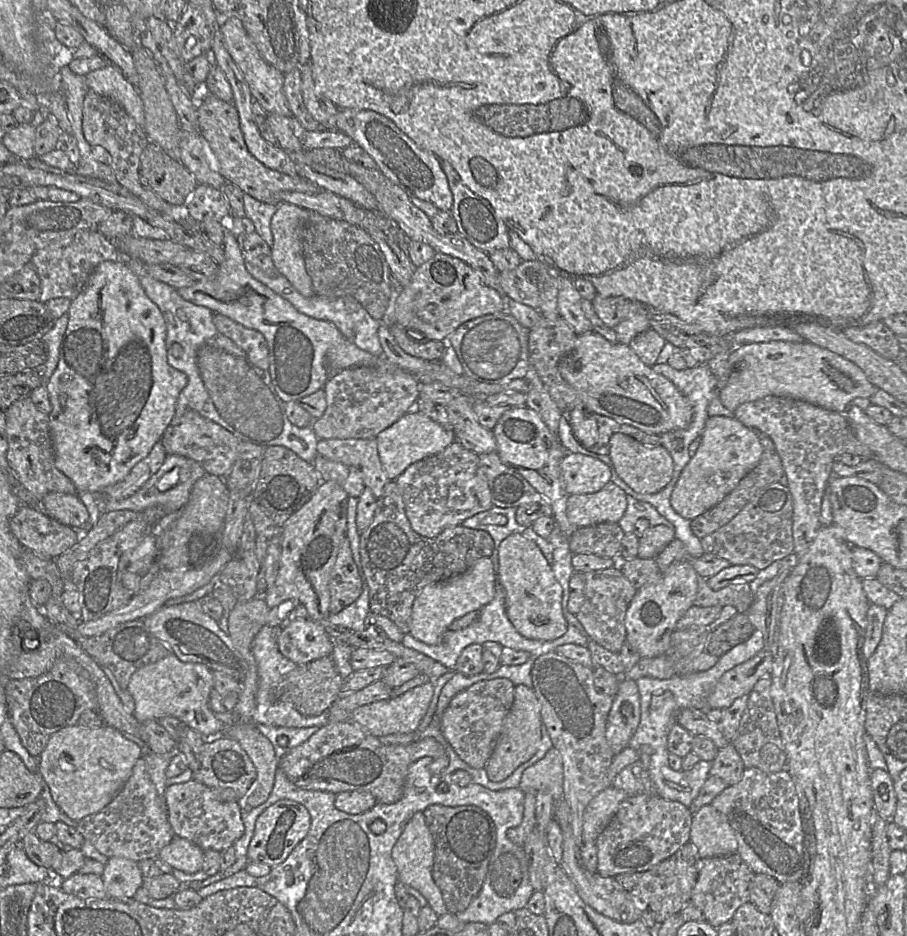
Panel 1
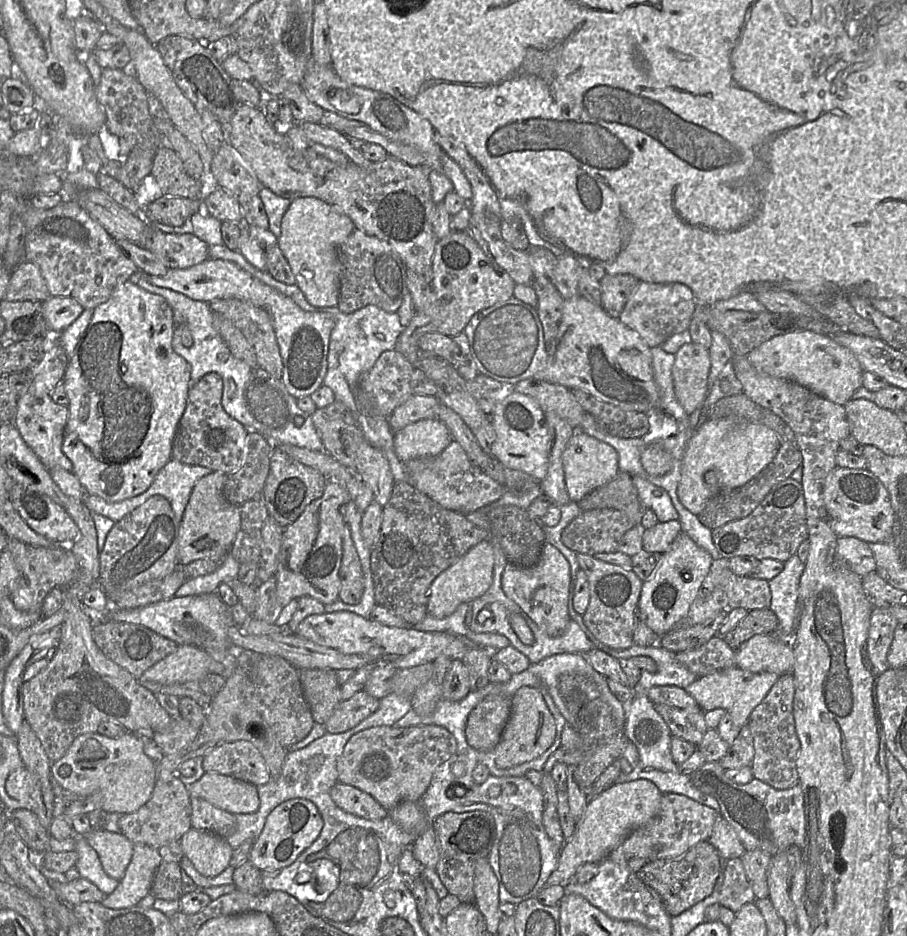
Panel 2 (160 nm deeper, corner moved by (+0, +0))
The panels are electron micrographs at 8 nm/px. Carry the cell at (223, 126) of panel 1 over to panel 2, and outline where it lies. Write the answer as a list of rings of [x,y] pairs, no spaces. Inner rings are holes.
[[[241,105],[231,121],[223,125],[225,141],[233,147],[242,160],[252,169],[264,188],[276,195],[295,200],[304,197],[318,198],[339,210],[367,235],[386,241],[400,256],[406,268],[421,275],[428,283],[432,279],[432,259],[439,239],[433,232],[433,218],[437,204],[432,199],[429,175],[431,169],[420,165],[411,166],[395,157],[359,166],[353,162],[337,163],[315,152],[293,148],[287,135],[278,133],[261,108]]]

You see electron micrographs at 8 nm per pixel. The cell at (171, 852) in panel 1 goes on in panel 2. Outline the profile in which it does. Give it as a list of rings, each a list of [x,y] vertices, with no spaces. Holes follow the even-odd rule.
[[[191,828],[179,841],[184,857],[188,858],[203,876],[217,876],[230,865],[233,848],[226,838],[210,831]]]

